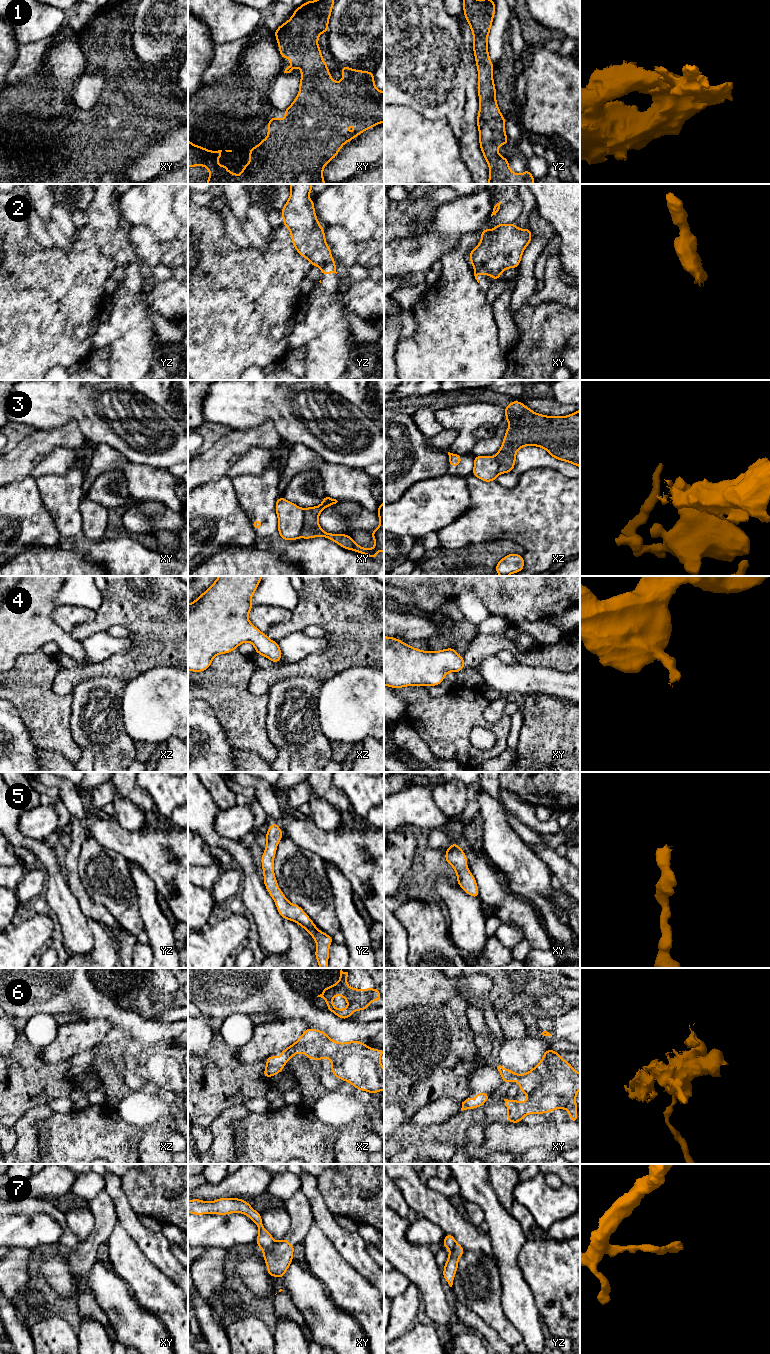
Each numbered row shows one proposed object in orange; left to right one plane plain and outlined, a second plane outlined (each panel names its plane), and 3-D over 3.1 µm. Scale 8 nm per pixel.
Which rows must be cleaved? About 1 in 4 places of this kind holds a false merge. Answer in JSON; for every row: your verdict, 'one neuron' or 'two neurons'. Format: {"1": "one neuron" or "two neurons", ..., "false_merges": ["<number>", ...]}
{"1": "one neuron", "2": "one neuron", "3": "two neurons", "4": "one neuron", "5": "one neuron", "6": "one neuron", "7": "two neurons", "false_merges": ["3", "7"]}

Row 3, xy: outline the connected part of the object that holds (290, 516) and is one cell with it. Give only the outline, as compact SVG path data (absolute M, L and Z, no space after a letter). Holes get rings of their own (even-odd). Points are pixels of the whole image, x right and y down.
M278 497L275 505L278 517L278 534L282 539L292 541L300 538L304 522L304 509Z

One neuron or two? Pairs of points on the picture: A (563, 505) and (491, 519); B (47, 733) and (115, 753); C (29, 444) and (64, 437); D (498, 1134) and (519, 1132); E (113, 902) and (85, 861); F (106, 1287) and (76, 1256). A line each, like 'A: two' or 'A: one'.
A: one
B: two
C: one
D: one
E: one
F: two

